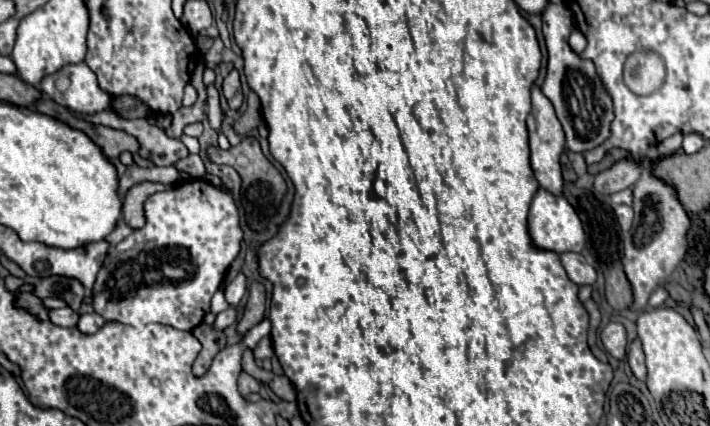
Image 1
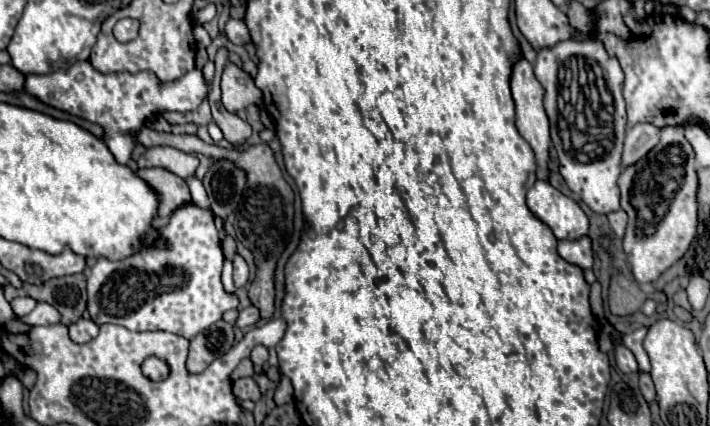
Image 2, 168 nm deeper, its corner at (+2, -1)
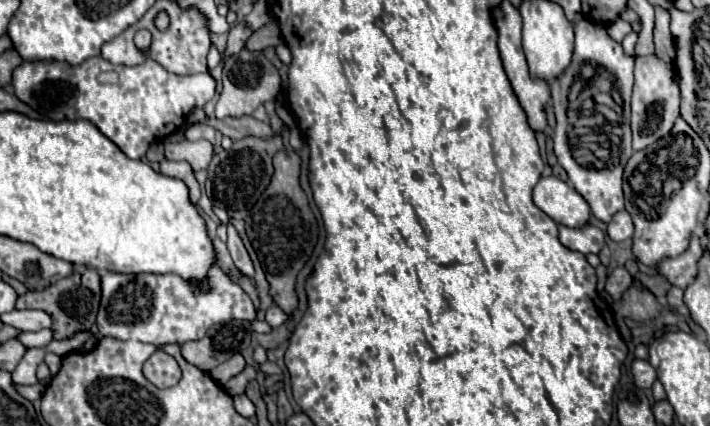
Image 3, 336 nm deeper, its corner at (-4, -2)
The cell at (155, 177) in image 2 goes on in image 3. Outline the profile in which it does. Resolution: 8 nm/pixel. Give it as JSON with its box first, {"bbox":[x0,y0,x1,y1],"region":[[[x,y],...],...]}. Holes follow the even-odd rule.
{"bbox":[160,161,200,205],"region":[[[162,161],[160,163],[160,173],[162,175],[168,175],[168,177],[176,177],[180,181],[186,183],[188,191],[190,191],[190,201],[196,205],[198,199],[200,199],[200,187],[194,179],[194,173],[192,173],[192,167],[186,163],[186,161]]]}

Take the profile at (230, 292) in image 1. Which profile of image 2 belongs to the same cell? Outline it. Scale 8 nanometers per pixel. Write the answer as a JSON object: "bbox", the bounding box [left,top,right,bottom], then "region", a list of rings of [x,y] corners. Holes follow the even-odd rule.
{"bbox":[234,256,248,288],"region":[[[234,256],[234,284],[236,288],[242,288],[248,282],[248,264],[242,256]]]}

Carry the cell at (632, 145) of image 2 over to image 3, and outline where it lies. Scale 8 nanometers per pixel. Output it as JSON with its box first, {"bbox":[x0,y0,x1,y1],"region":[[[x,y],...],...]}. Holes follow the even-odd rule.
{"bbox":[632,55,680,151],"region":[[[646,55],[636,59],[636,83],[632,93],[632,147],[634,151],[642,151],[670,133],[674,121],[678,119],[680,107],[680,89],[672,81],[674,67],[662,61],[656,55]]]}

